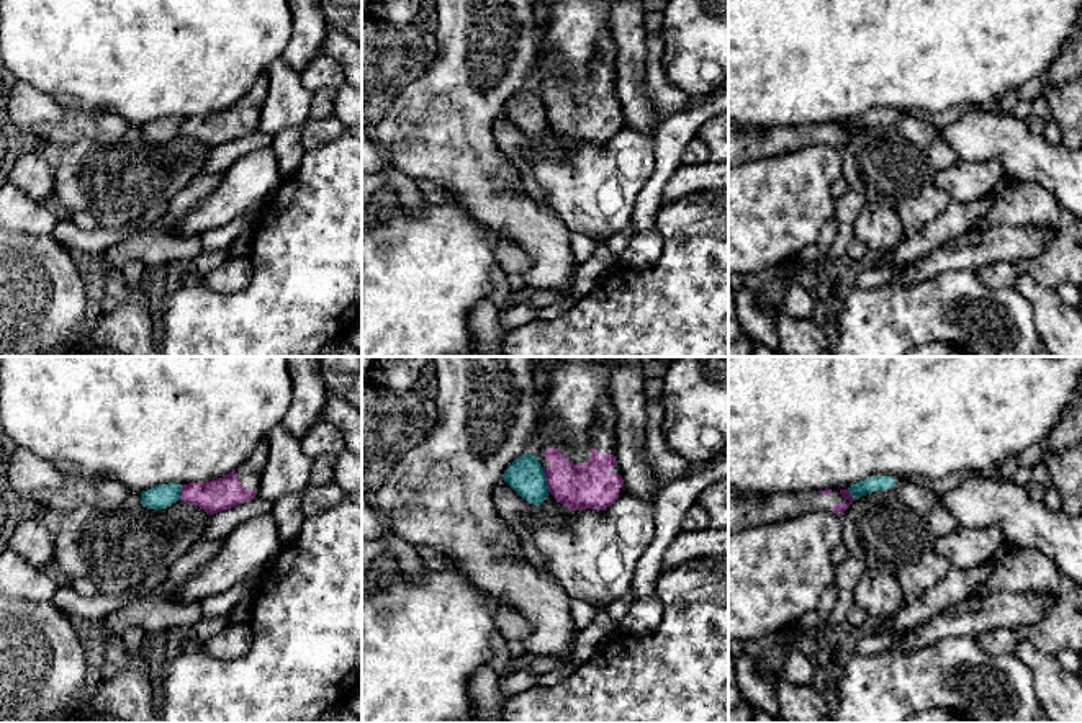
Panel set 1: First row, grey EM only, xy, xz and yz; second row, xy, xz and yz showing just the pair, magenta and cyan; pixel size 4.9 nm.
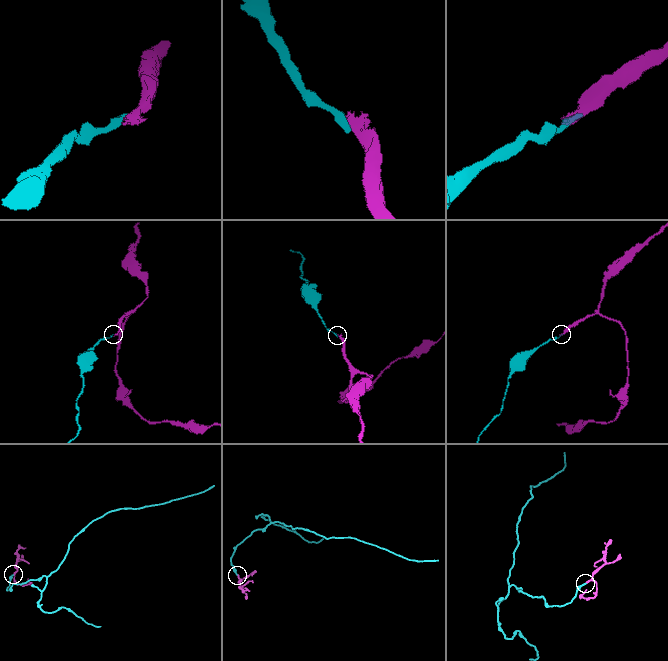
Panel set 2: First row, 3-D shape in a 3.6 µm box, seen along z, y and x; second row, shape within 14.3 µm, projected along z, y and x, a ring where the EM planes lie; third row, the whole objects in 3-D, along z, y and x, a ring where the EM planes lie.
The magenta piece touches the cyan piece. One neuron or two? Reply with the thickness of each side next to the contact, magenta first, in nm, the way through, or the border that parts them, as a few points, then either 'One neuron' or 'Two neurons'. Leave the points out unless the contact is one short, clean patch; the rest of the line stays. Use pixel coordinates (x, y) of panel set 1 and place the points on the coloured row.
Thickness 220 nm (magenta) against 180 nm. Boundary: xz (542, 470), (550, 491). Two neurons

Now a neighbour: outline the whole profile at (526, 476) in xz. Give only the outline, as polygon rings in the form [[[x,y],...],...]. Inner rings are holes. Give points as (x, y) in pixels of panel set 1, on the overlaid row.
[[[522,455],[504,471],[503,479],[529,504],[540,505],[548,496],[547,478],[535,455]]]

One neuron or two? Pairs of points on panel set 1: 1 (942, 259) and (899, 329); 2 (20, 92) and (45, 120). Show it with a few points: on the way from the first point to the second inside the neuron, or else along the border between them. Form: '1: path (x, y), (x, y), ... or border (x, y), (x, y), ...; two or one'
1: border (968, 269), (943, 270), (907, 287), (892, 285); two
2: path (25, 98), (38, 113); one

